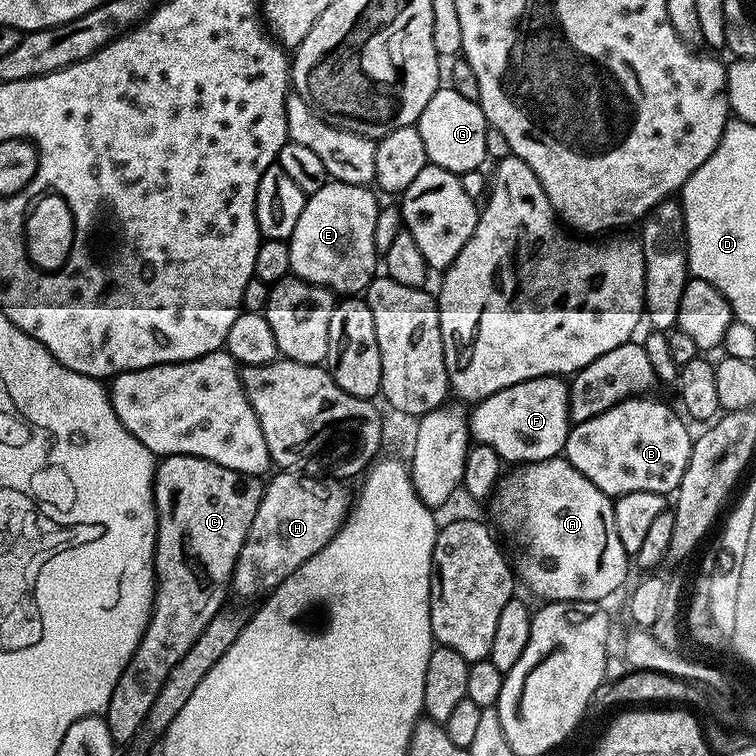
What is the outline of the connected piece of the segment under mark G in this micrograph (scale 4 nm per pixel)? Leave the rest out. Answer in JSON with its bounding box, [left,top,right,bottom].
[414,86,490,174]

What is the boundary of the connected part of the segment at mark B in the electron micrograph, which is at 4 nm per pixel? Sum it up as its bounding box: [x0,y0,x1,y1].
[563,396,693,498]

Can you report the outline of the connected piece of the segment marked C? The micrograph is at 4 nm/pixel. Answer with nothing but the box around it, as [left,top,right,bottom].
[106,456,263,746]

